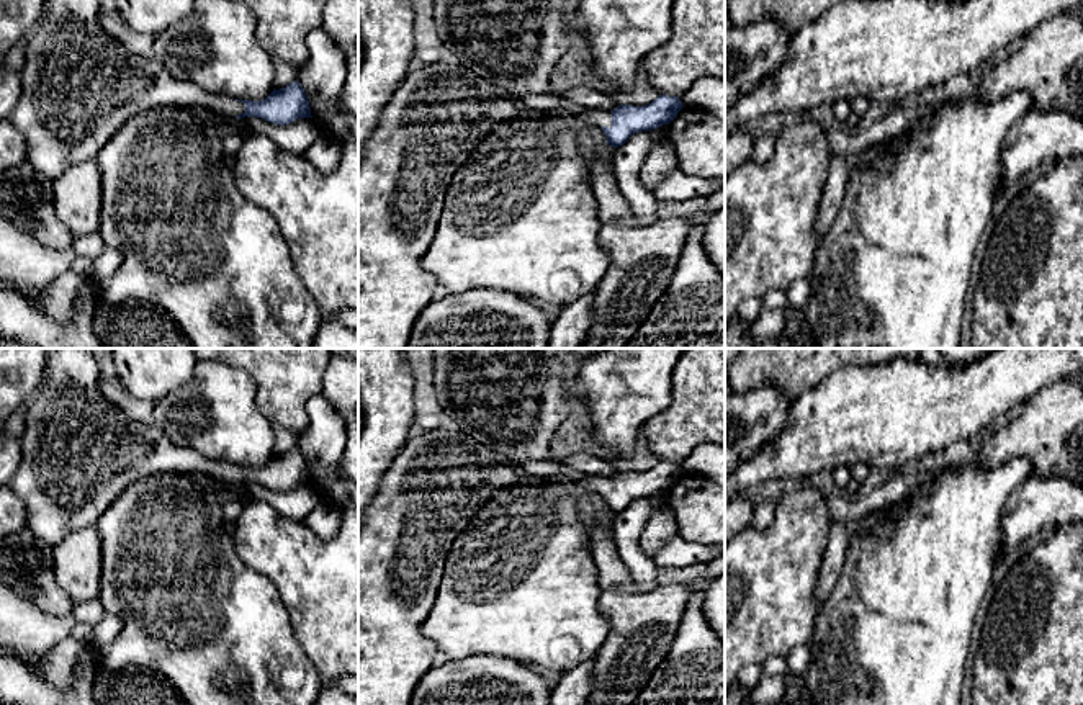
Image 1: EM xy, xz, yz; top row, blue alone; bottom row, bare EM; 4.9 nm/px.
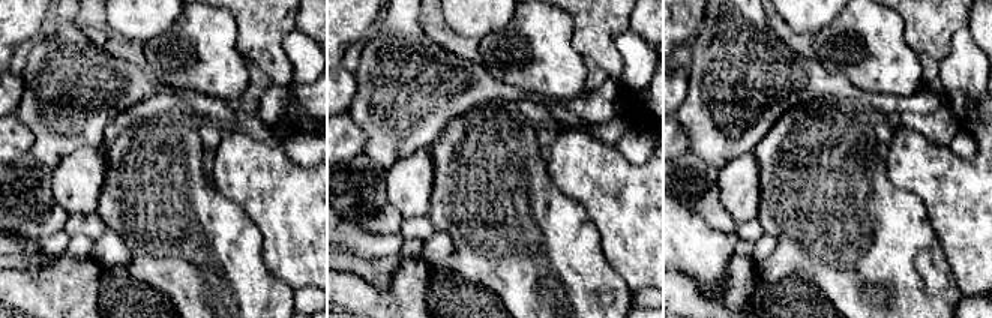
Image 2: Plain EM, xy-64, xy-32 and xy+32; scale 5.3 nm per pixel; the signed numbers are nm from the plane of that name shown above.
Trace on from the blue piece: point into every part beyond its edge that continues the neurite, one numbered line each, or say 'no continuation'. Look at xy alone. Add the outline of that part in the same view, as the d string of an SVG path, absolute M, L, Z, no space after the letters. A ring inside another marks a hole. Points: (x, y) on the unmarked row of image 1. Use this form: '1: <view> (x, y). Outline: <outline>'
1: xy (79, 452). Outline: M47 348L43 381L26 404L26 427L20 443L21 463L8 486L25 504L26 528L52 546L72 532L95 525L124 489L144 478L195 473L231 483L245 479L242 468L208 460L190 447L175 445L157 425L141 424L115 406L101 393L98 365L88 348Z

